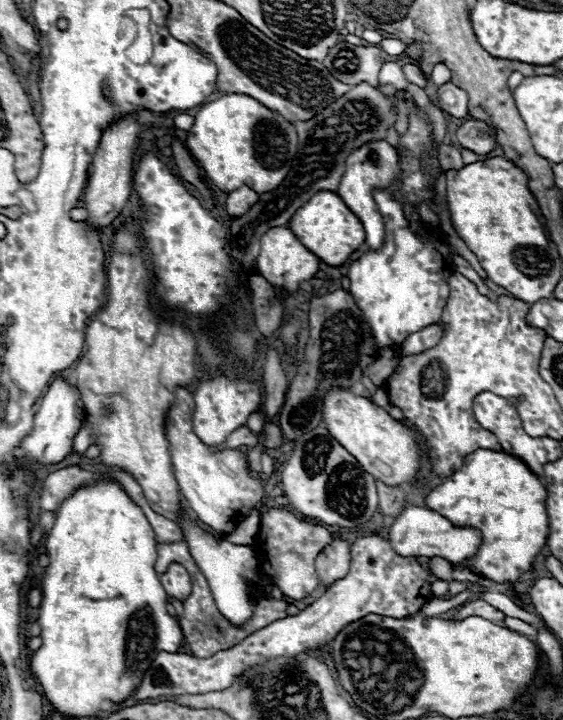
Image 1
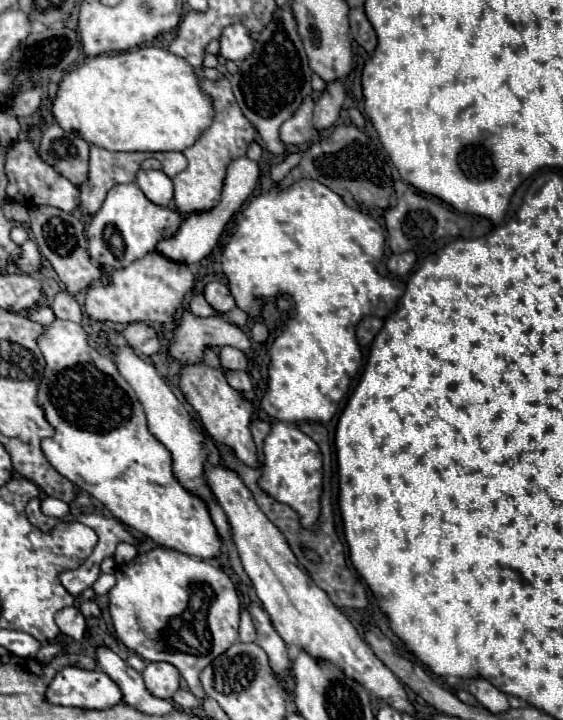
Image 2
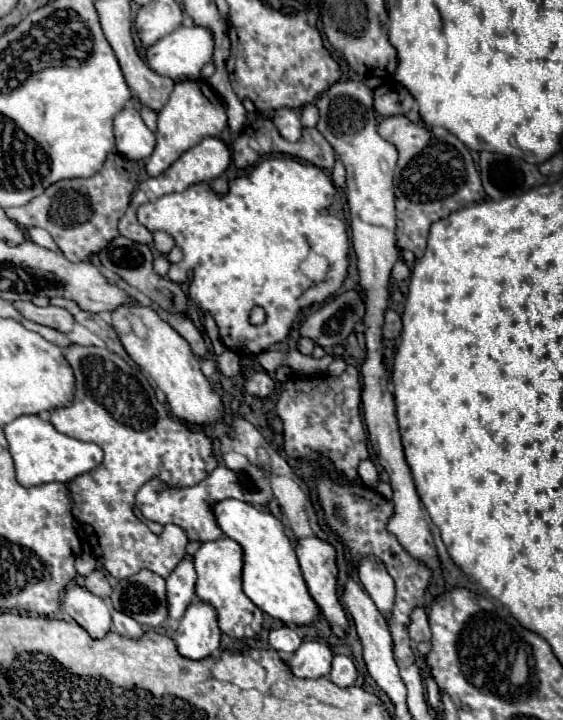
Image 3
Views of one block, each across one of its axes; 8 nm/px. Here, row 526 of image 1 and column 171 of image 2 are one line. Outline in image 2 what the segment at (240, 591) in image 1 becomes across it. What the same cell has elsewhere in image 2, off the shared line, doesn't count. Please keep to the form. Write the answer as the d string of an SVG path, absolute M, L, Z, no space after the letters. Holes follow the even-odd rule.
M140 170L136 182L138 182L140 190L144 192L144 196L150 202L158 204L158 206L168 206L172 202L172 198L174 198L172 180L160 170L148 170L148 172Z

